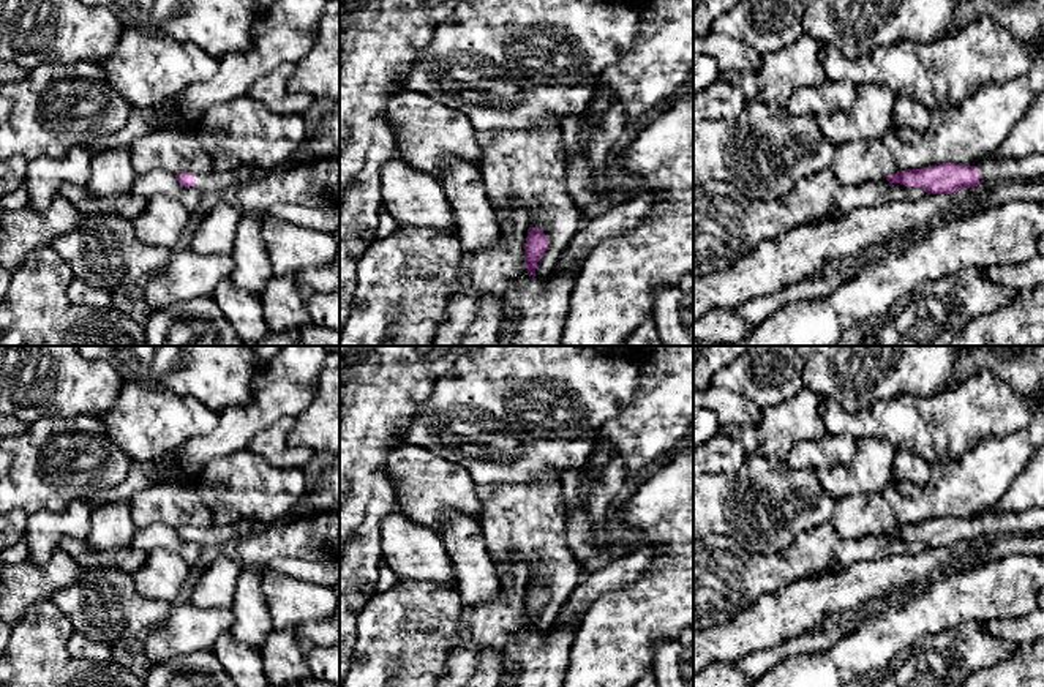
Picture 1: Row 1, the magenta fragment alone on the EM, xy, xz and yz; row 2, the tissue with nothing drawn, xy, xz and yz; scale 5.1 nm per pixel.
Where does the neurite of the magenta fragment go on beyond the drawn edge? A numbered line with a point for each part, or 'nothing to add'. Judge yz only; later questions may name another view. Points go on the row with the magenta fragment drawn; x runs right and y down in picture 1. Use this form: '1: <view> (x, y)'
1: yz (992, 172)

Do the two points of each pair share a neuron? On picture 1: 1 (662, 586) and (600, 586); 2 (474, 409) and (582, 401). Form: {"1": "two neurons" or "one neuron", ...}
{"1": "two neurons", "2": "one neuron"}

